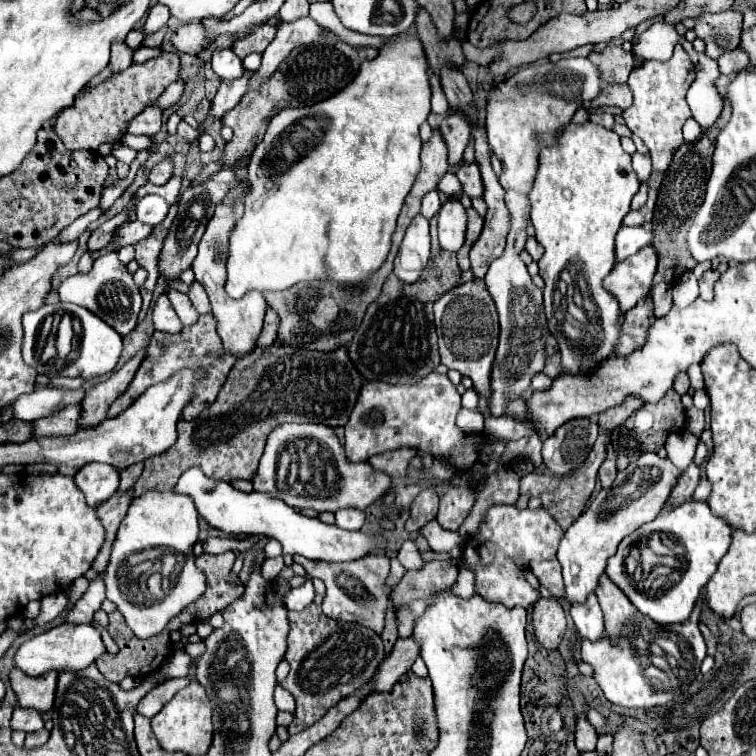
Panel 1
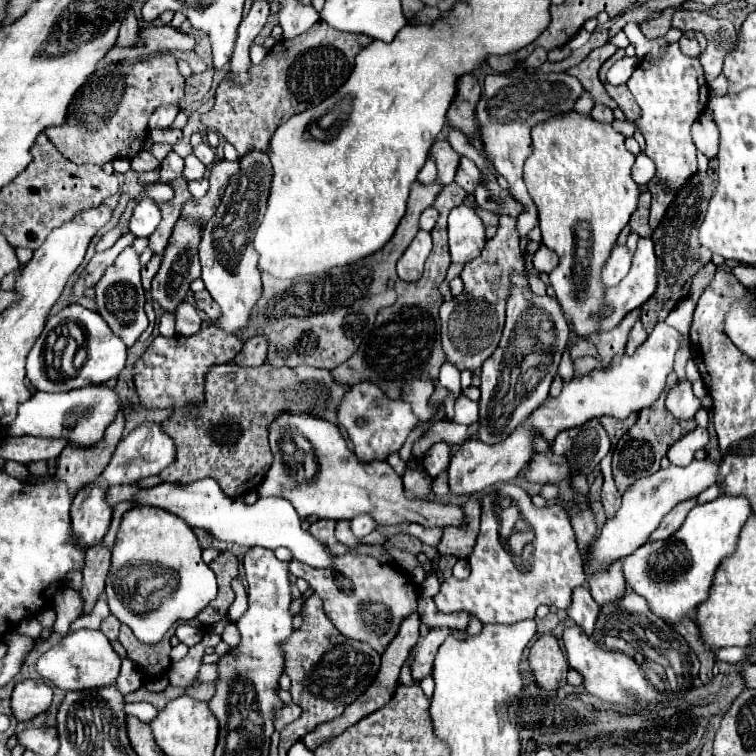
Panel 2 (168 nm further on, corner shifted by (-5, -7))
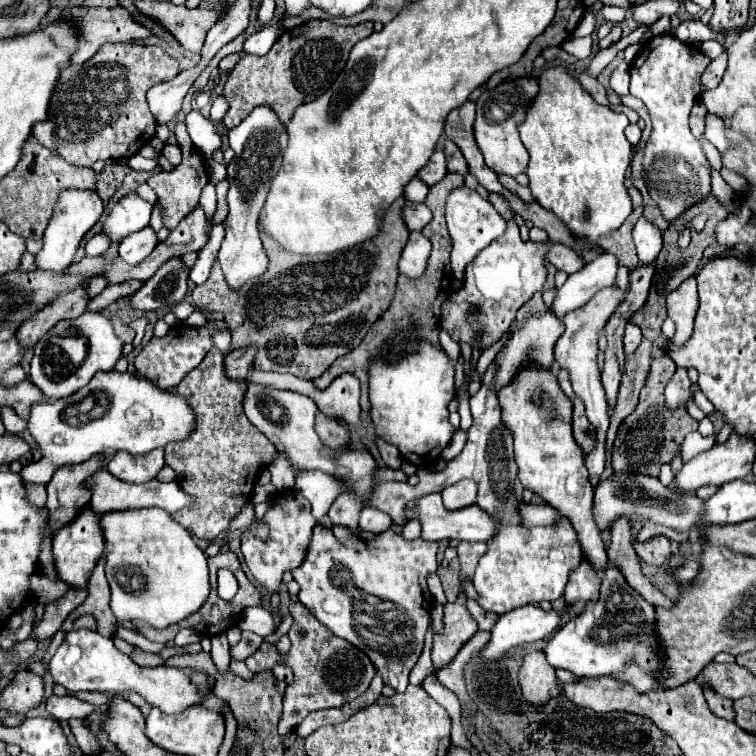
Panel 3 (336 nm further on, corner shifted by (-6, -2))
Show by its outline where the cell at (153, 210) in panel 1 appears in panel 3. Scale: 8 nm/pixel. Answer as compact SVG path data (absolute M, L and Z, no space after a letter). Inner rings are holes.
M137 192L125 194L103 222L103 234L109 242L121 242L125 236L143 230L151 218L151 204Z

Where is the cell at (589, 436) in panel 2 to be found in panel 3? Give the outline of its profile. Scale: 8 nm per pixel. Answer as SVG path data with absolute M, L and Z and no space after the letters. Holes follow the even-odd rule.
M581 398L573 400L573 434L575 434L577 444L583 448L583 452L591 452L595 438L591 432L591 424L585 416L585 406Z

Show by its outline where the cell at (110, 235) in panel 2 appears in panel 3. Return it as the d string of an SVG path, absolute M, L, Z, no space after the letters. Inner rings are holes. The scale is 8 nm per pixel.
M97 234L85 244L85 254L87 256L101 256L107 252L107 248L109 248L109 244L107 244L107 240L103 240L103 234Z

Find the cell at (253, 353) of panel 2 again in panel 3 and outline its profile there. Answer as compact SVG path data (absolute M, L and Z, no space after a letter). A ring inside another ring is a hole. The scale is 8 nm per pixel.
M241 348L241 350L235 350L235 352L227 354L225 362L223 362L227 378L231 378L235 382L245 380L249 370L251 370L253 356L255 356L255 348Z

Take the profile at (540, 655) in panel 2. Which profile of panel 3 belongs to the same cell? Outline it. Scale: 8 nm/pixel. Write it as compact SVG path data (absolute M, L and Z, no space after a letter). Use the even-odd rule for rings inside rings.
M535 650L523 658L519 668L519 686L525 704L545 706L551 698L559 696L555 670L547 664L541 650Z

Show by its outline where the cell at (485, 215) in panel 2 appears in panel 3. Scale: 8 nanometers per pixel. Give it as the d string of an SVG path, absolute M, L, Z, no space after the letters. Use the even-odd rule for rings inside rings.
M491 194L489 196L489 202L495 206L495 210L505 218L505 220L511 220L513 216L515 216L515 212L513 212L513 208L509 206L509 202L507 202L507 198L505 196L499 196L499 194Z

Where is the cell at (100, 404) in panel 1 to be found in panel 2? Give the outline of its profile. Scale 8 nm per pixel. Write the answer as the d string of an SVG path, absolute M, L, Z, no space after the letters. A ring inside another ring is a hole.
M120 409L116 413L116 419L106 427L104 437L98 443L90 447L74 443L66 445L66 449L58 457L58 471L54 479L62 479L72 495L76 495L76 491L86 487L88 483L96 481L106 463L110 461L110 453L120 441L122 431L124 431L124 411Z

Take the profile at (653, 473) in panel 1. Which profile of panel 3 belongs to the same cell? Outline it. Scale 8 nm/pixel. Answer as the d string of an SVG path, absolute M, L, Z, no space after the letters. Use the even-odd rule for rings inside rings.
M733 432L725 444L713 446L711 450L695 456L691 462L687 462L683 466L683 470L675 476L675 482L681 490L685 492L693 492L699 486L711 484L711 486L721 486L725 482L737 480L737 478L747 478L751 474L753 468L753 460L755 460L755 442L747 436L741 436L737 432Z

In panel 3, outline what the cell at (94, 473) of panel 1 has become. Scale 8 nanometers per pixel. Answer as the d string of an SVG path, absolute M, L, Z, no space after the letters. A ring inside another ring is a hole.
M89 508L83 510L81 516L75 518L69 526L53 534L55 572L57 572L57 578L65 582L69 588L87 588L89 576L101 556L103 556L103 534L99 526L99 516Z

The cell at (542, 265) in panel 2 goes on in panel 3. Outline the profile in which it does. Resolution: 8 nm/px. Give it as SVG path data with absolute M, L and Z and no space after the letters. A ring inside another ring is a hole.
M551 244L549 252L547 252L547 260L557 268L557 270L563 270L567 274L575 274L577 270L581 270L585 266L583 258L569 246L565 244Z

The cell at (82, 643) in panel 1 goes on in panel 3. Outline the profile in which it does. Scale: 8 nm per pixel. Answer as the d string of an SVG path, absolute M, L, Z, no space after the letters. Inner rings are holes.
M71 630L63 644L57 648L49 662L49 672L53 680L65 686L69 692L89 690L89 692L109 692L121 694L135 692L145 698L147 704L159 708L165 714L183 712L195 704L201 704L205 692L213 692L209 686L209 676L205 672L197 672L191 668L173 668L173 666L139 666L127 654L119 652L111 638L101 636L99 632L91 630Z

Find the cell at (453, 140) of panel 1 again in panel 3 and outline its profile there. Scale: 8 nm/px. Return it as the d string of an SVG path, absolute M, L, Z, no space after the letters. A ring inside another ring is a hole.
M439 150L439 152L433 152L433 156L431 156L429 162L427 162L427 166L417 172L417 178L419 178L421 182L425 182L427 186L433 186L433 184L437 184L445 174L447 174L445 156L443 156L443 152Z

